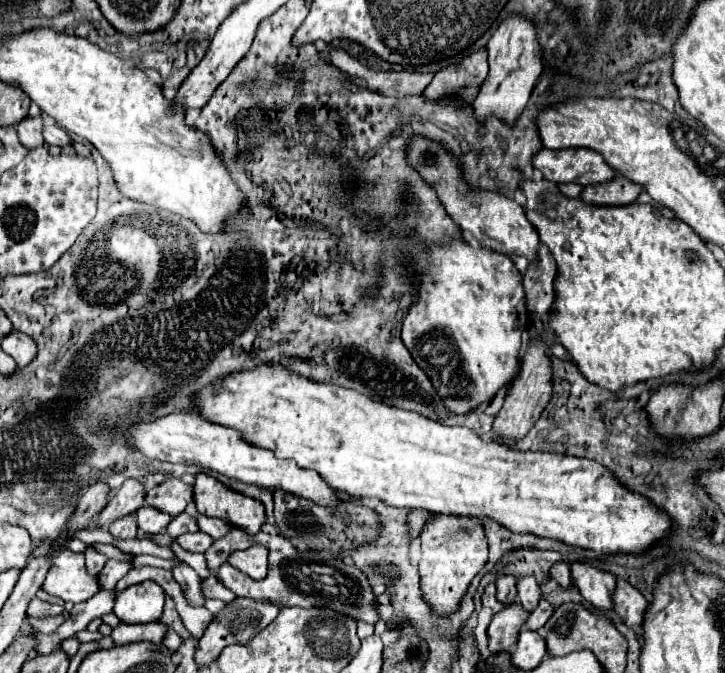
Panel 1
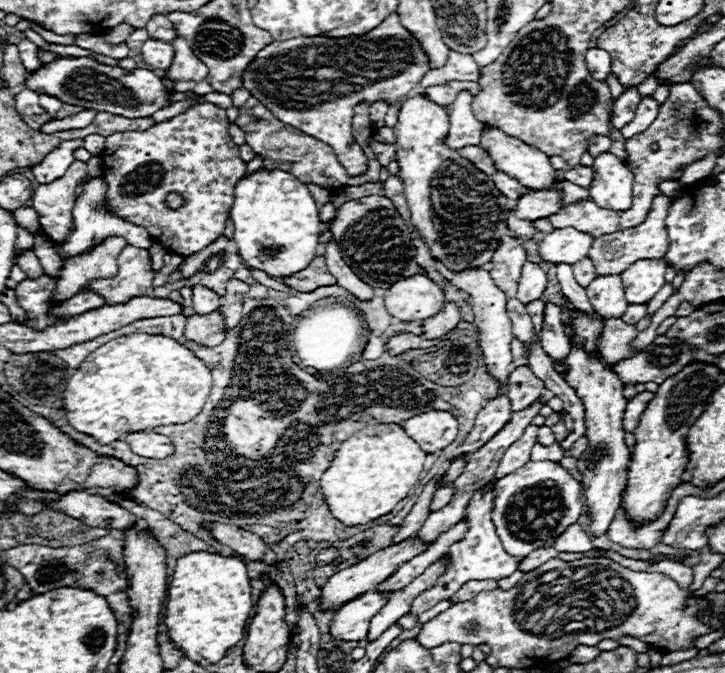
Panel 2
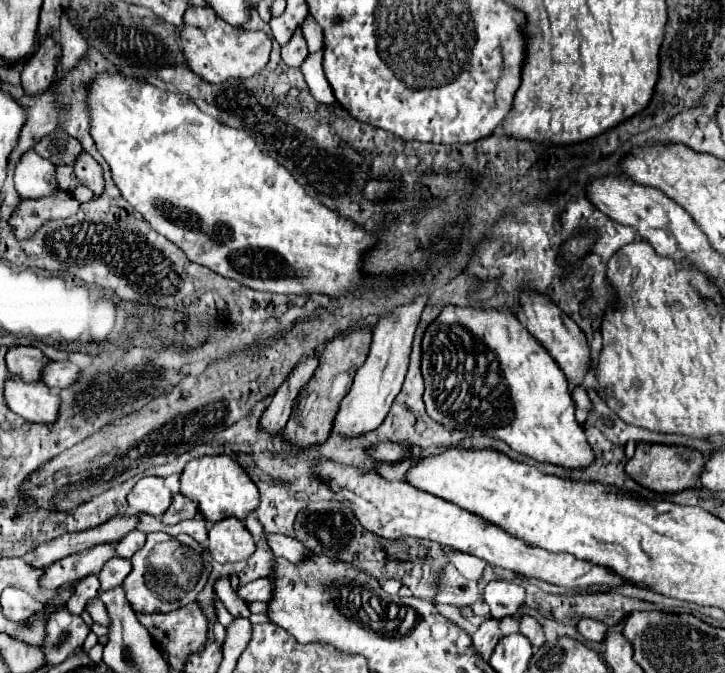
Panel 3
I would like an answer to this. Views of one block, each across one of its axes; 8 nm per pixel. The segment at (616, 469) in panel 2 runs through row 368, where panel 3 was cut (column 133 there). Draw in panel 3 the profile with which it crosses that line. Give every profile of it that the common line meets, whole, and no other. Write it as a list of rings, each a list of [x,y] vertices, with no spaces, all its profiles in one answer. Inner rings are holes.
[[[156,532],[148,534],[144,548],[132,556],[132,572],[126,576],[122,588],[136,614],[172,612],[196,600],[196,594],[204,588],[210,570],[210,554],[204,550],[198,552],[164,532]]]

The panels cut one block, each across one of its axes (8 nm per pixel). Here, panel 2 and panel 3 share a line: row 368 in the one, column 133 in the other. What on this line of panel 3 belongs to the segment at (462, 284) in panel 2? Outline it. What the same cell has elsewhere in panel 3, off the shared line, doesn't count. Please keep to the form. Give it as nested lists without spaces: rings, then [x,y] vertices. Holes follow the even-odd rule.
[[[158,476],[142,478],[128,494],[128,506],[136,512],[150,516],[162,516],[170,504],[172,504],[172,492],[164,484],[164,478]]]

